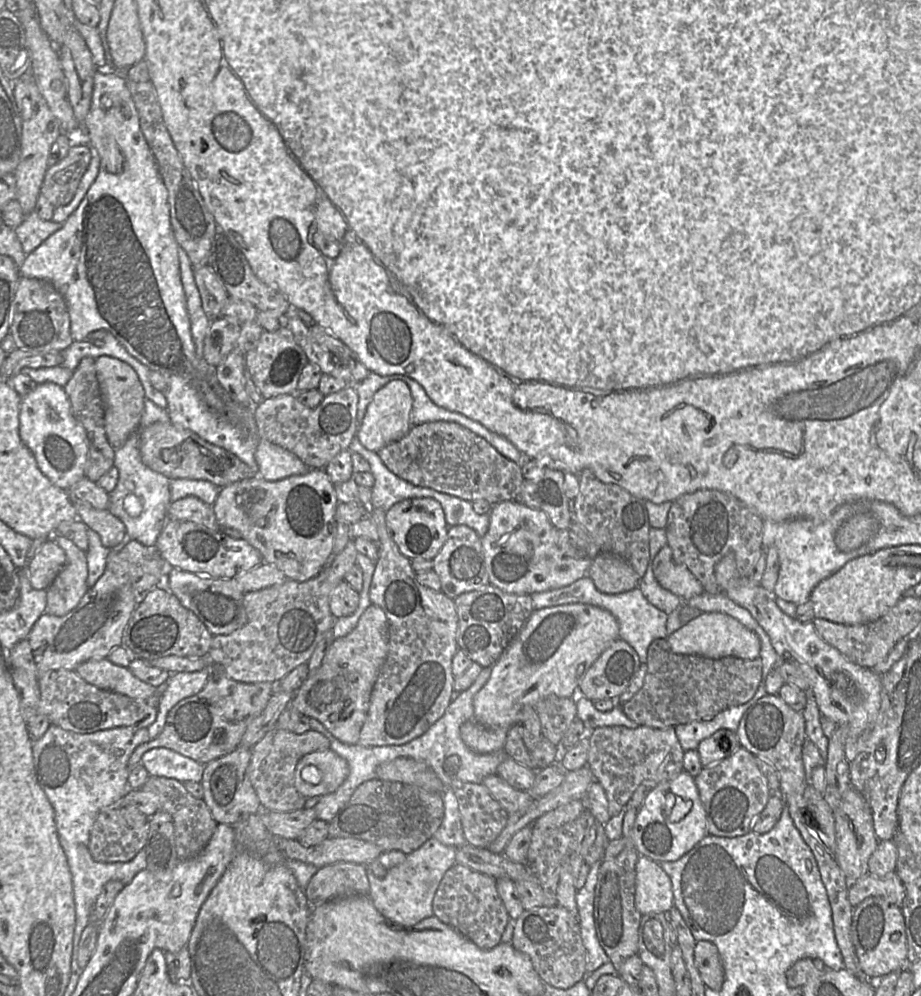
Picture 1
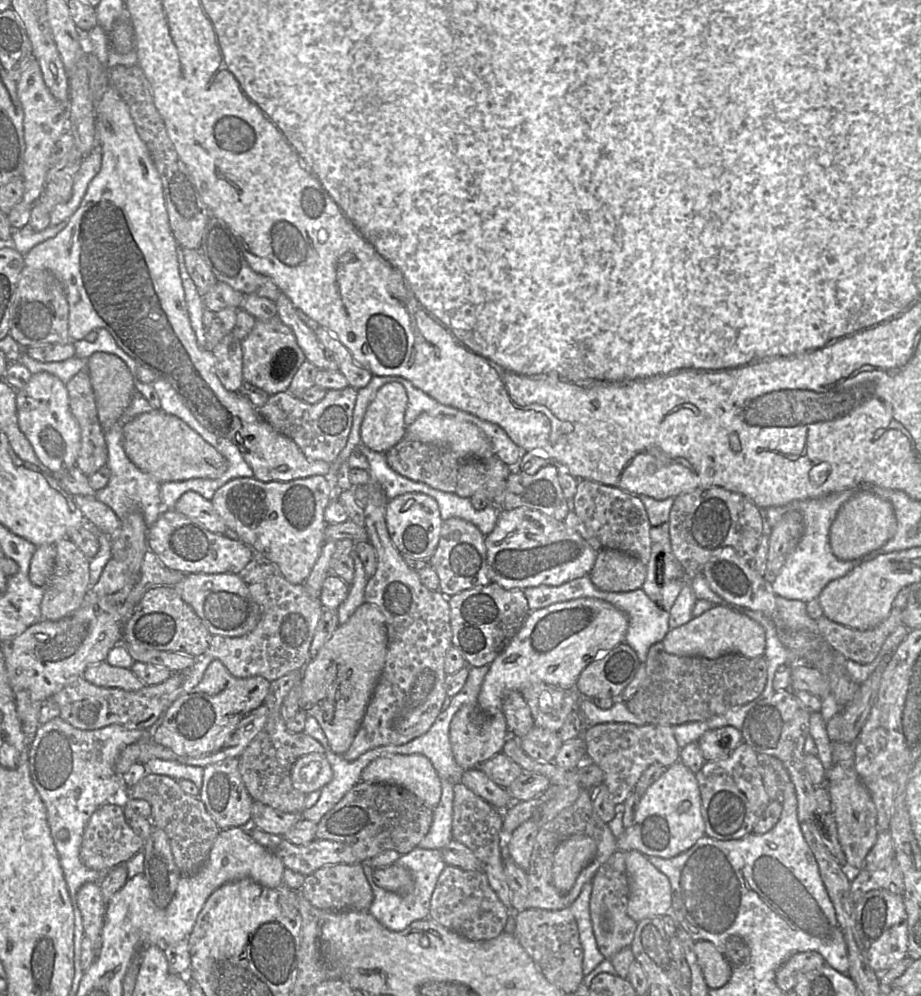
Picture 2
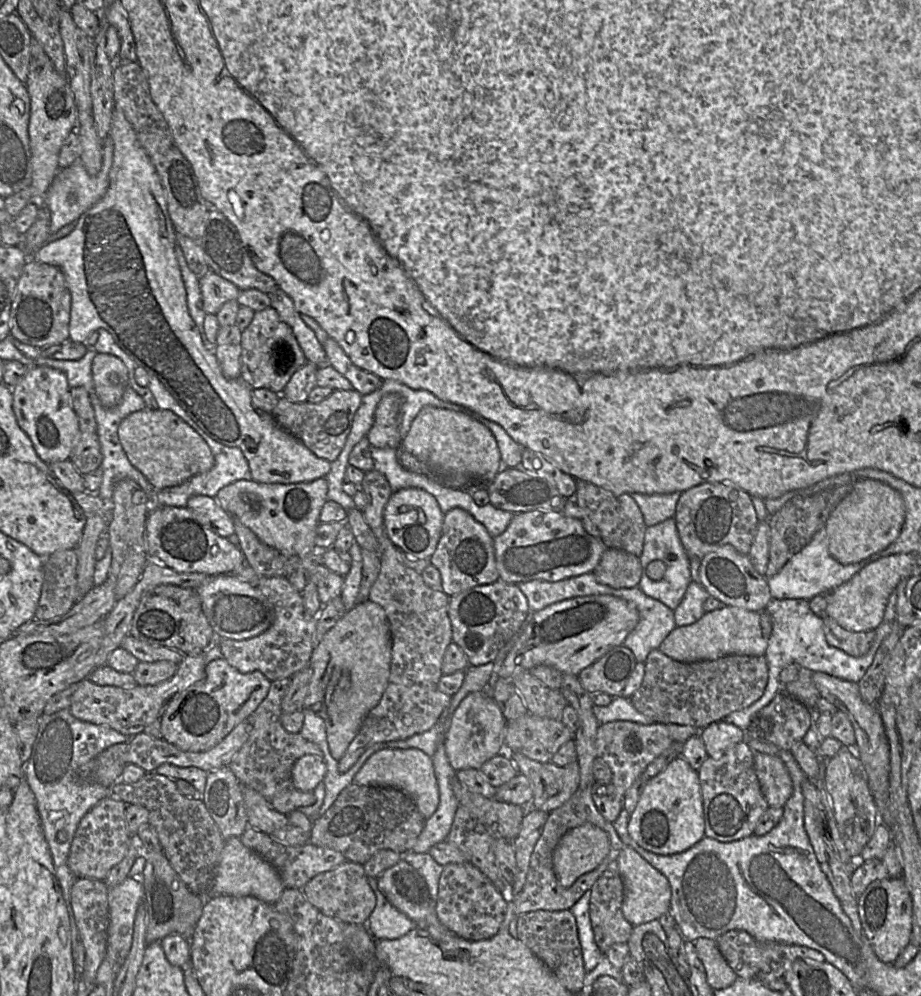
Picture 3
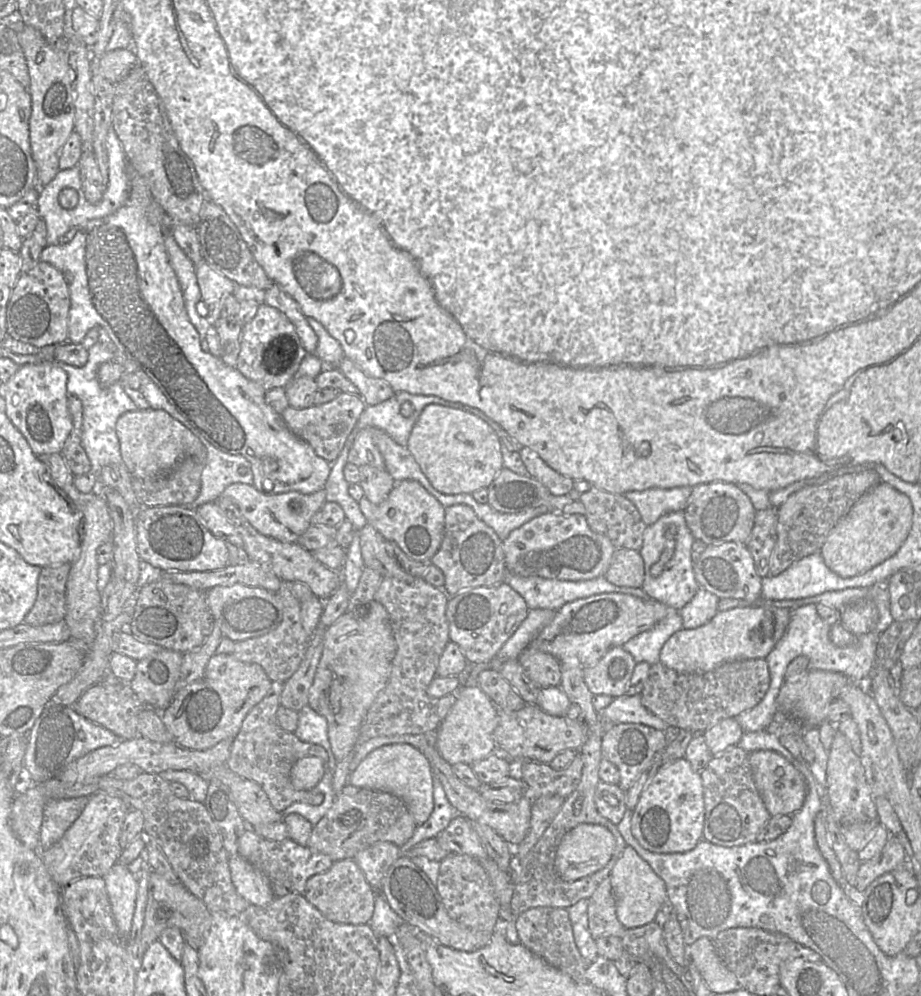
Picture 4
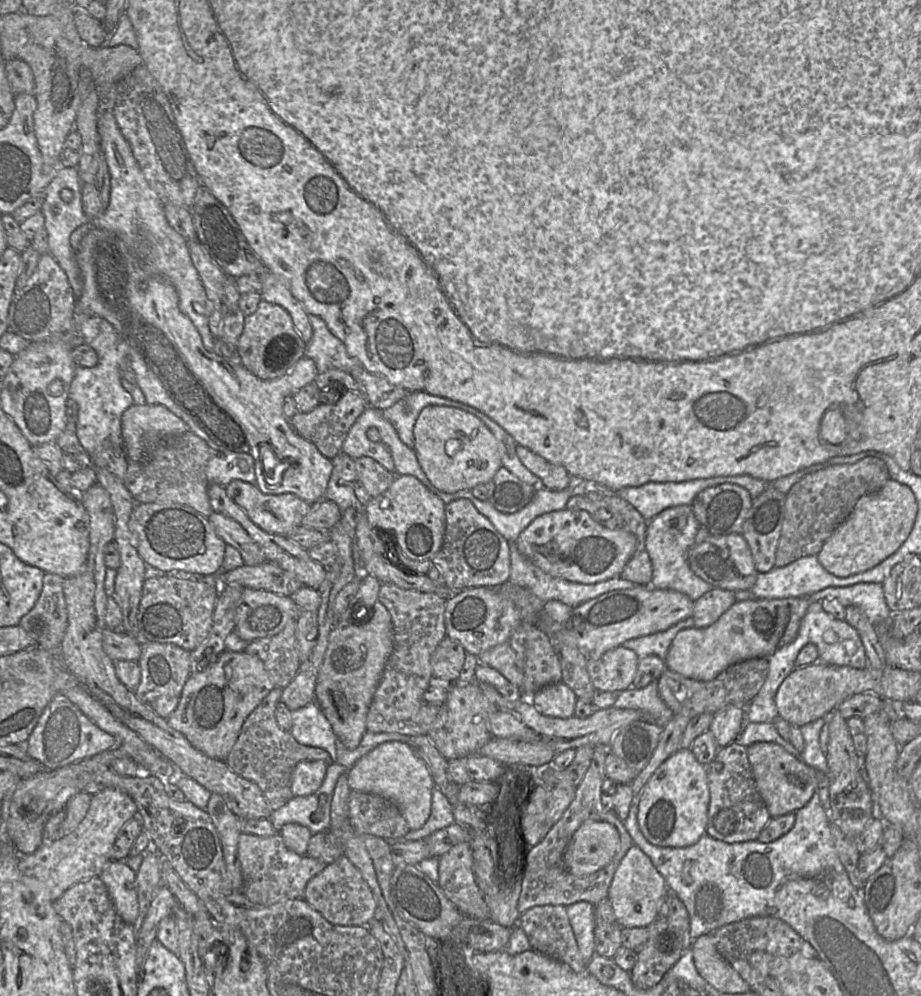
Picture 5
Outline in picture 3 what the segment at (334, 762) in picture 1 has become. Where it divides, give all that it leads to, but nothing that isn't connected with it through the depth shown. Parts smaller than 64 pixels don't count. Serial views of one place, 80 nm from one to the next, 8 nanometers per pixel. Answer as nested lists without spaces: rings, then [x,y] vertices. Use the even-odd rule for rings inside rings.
[[[304,755],[292,767],[292,783],[300,791],[312,792],[320,782],[323,782],[326,772],[327,765],[323,758]]]

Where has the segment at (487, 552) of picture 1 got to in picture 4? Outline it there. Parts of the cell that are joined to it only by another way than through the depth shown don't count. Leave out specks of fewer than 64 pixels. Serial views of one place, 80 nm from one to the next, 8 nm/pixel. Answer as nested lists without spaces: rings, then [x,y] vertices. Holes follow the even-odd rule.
[[[551,511],[513,530],[502,541],[502,547],[508,572],[523,577],[538,576],[561,581],[590,580],[603,576],[616,551],[606,535],[590,529],[584,515]]]

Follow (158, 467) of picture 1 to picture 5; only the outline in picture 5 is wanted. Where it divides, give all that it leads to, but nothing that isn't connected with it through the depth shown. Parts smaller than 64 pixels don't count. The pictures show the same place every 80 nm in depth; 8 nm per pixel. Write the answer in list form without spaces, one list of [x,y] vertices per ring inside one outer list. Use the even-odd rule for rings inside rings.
[[[133,404],[121,418],[121,433],[125,443],[130,436],[176,437],[187,431],[189,428],[184,421],[163,405]]]

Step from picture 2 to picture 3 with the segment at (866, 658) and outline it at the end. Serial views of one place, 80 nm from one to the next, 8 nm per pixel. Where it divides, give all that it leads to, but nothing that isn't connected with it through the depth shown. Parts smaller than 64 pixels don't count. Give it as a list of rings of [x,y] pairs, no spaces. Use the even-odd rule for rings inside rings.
[[[823,620],[823,629],[828,644],[853,657],[866,655],[872,646],[875,631],[850,632],[839,626],[834,620]]]

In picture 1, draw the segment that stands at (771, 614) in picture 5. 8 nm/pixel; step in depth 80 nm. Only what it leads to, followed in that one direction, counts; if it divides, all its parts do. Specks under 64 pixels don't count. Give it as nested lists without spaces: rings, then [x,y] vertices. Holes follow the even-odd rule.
[[[703,612],[666,639],[671,650],[676,654],[698,655],[711,659],[737,657],[744,660],[755,660],[760,657],[761,644],[757,634],[724,613]]]

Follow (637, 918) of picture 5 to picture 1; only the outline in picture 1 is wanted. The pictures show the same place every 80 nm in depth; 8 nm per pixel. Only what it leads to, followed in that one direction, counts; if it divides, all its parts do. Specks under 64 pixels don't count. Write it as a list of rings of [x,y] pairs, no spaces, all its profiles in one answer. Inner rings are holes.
[[[643,855],[636,864],[635,906],[642,915],[668,913],[674,906],[670,877],[660,863]]]

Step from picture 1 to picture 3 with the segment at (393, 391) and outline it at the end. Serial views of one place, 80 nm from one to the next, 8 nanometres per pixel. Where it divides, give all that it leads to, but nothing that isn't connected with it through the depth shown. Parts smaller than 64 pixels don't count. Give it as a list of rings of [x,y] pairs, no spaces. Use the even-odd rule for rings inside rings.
[[[397,392],[385,394],[375,410],[374,422],[367,434],[370,444],[377,448],[400,448],[400,412],[404,398]]]

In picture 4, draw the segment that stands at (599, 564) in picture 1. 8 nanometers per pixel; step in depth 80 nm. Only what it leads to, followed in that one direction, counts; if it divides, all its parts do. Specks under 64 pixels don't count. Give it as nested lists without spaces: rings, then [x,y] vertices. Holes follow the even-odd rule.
[[[619,548],[603,577],[616,586],[642,588],[645,567],[640,551]]]

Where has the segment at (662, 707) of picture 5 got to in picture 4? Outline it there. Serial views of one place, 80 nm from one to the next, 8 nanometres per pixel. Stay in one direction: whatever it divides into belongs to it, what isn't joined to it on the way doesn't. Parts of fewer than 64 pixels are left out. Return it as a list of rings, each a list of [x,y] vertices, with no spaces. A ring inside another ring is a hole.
[[[640,694],[614,698],[608,707],[599,712],[599,717],[610,724],[643,724],[664,732],[669,726],[643,706]]]

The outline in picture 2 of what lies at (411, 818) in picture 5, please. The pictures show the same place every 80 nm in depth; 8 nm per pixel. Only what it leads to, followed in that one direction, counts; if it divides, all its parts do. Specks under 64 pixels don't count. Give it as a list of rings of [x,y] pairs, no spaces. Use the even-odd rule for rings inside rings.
[[[421,754],[379,757],[364,768],[361,781],[406,788],[432,809],[442,795],[441,778],[431,761]]]

